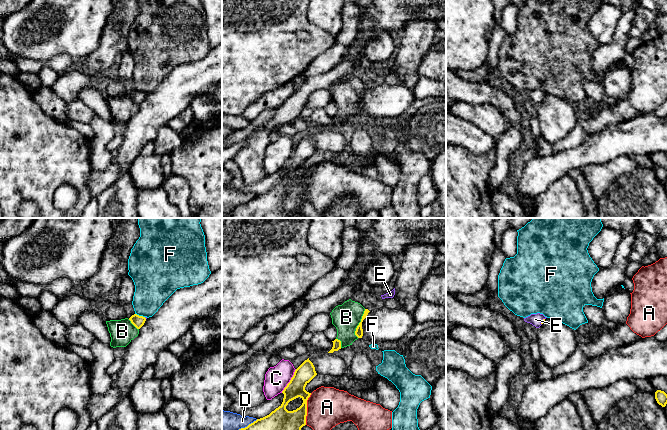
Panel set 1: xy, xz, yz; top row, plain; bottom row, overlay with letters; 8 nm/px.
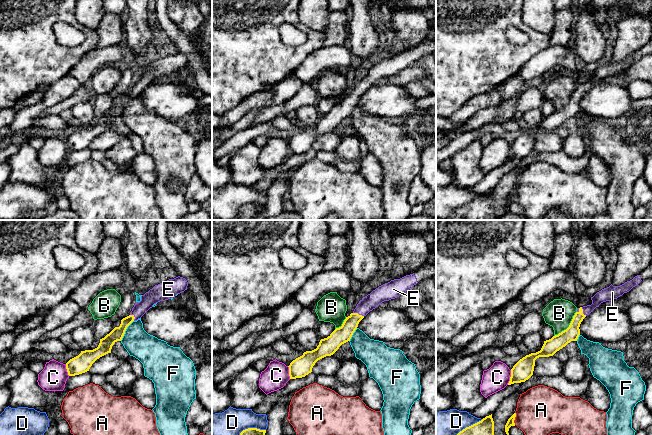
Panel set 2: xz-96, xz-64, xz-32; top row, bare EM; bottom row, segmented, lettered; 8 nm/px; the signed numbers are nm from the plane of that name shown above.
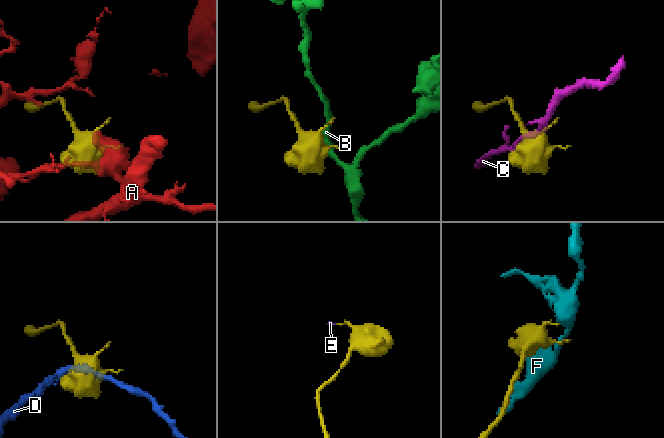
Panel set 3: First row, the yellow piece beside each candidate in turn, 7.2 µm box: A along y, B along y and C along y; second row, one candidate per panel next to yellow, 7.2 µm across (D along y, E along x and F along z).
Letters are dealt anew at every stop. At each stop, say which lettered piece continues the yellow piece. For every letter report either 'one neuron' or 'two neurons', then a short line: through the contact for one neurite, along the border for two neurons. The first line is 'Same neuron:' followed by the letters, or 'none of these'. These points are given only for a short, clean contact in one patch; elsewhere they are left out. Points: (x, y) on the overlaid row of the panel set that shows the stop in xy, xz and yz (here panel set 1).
Same neuron: E
A: two neurons; line xz (311, 393), (307, 400), (305, 424)
B: two neurons
C: two neurons
D: two neurons
E: one neuron; line yz (543, 320), (541, 321), (535, 319)
F: two neurons; line xy (135, 313), (144, 317)

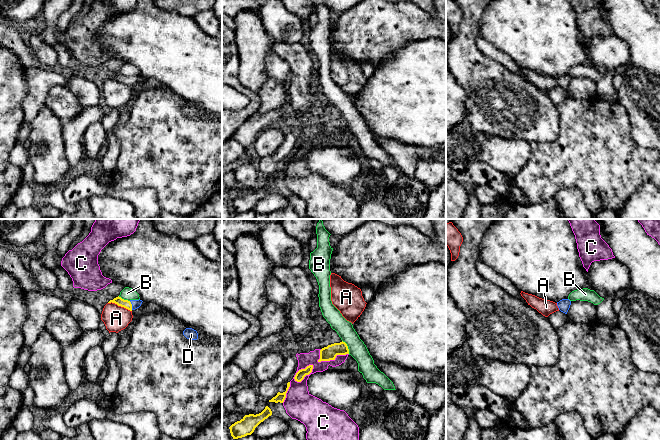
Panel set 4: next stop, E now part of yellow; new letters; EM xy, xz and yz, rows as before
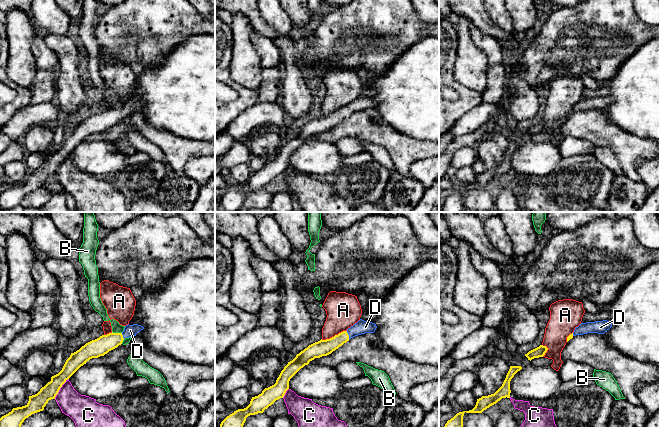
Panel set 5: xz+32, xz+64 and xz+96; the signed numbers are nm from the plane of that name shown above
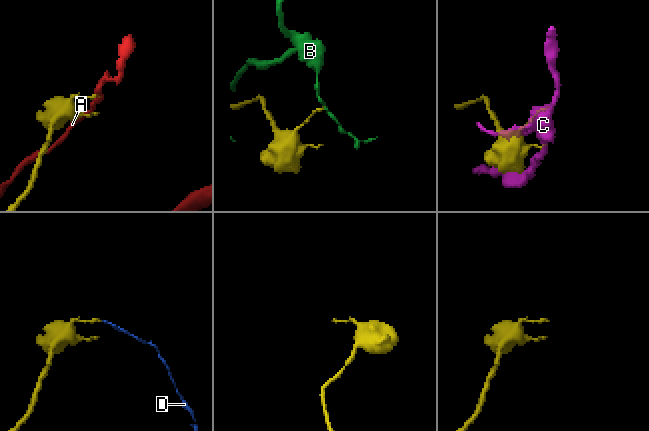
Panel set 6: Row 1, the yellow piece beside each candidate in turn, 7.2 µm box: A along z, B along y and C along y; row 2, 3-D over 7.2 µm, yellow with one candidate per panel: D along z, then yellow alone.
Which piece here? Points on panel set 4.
Same neuron: D
A: two neurons
B: two neurons
C: two neurons
D: one neuron; line xy (119, 301), (131, 305), (136, 304)

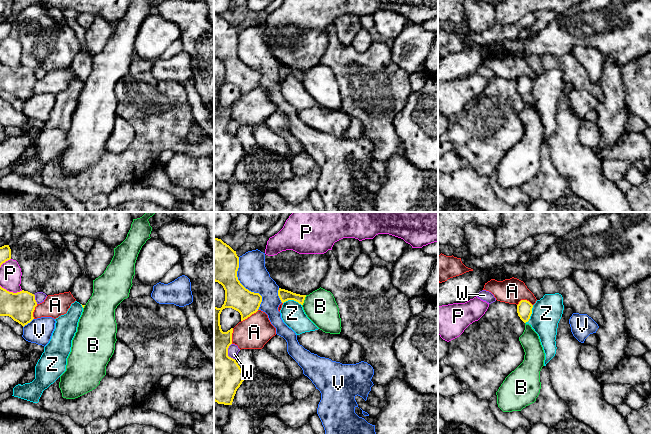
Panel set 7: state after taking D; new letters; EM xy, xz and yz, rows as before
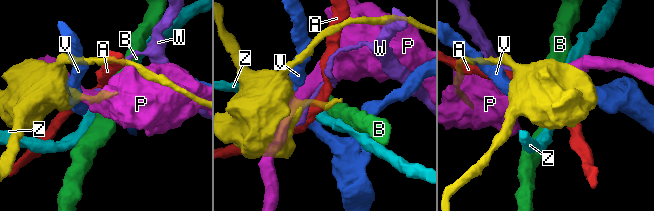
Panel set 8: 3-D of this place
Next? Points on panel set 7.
Same neuron: none of these
A: two neurons
B: two neurons; line xz (306, 295), (302, 305)
P: two neurons
V: two neurons
W: two neurons
Z: two neurons; line xz (283, 302), (295, 300), (301, 305)

